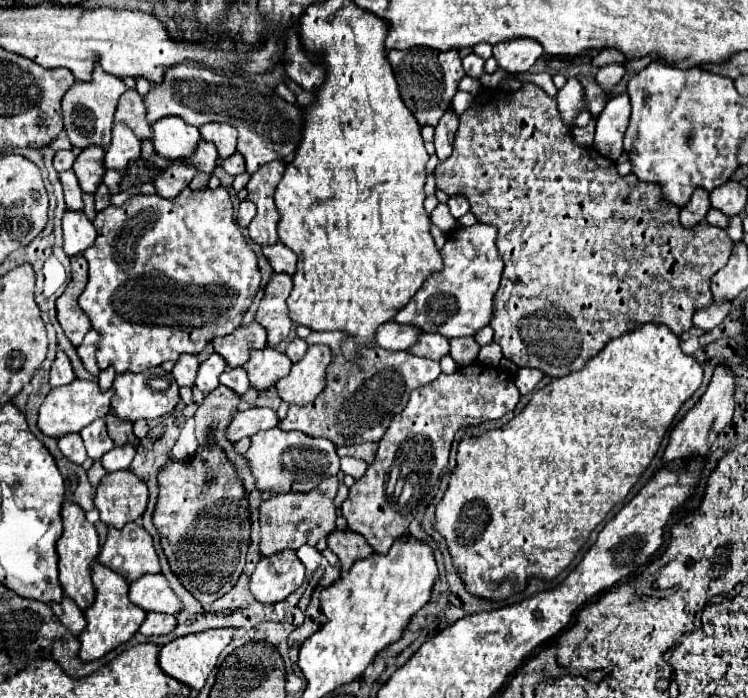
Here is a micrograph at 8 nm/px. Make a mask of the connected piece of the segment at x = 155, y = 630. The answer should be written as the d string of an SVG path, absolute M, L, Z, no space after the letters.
M148 612L146 620L140 626L140 634L142 636L160 636L160 634L168 634L172 628L176 626L176 618L168 616L168 614L156 614L156 612Z

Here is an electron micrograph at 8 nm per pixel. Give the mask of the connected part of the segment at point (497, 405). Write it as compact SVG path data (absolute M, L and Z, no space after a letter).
M482 362L460 366L456 372L440 374L434 382L412 390L406 408L396 418L392 418L386 434L378 442L376 460L368 466L366 474L354 482L348 498L342 504L342 516L346 518L348 528L362 534L368 540L368 544L374 548L374 552L386 554L394 538L404 536L408 532L408 524L414 520L420 500L428 492L432 492L434 486L438 484L442 470L448 466L448 454L456 430L472 424L480 424L484 420L500 418L506 412L512 412L518 400L520 400L520 392L514 386L512 374L504 368L492 368Z

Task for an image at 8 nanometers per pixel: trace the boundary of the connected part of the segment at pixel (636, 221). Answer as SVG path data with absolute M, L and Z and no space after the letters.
M524 82L516 92L502 92L500 90L484 90L480 92L470 108L460 116L460 128L456 132L454 144L452 144L452 154L442 160L436 170L436 188L446 192L448 196L452 194L462 194L470 202L472 214L478 218L482 224L492 224L498 228L498 254L504 260L504 272L502 272L502 282L500 288L494 296L494 316L490 320L490 326L494 330L494 342L500 344L504 356L512 360L516 366L528 366L528 368L540 368L546 376L550 378L560 378L568 372L580 370L596 352L600 352L606 342L614 336L624 334L632 326L640 322L660 322L672 328L678 336L692 326L692 314L708 302L710 294L710 278L728 262L728 254L732 252L732 240L728 234L718 228L710 226L706 220L698 222L692 228L684 228L678 220L678 206L672 202L664 200L664 194L660 186L640 182L634 174L618 174L616 164L604 158L596 148L588 146L578 146L572 140L570 128L562 122L558 108L556 108L556 98L550 98L540 86L534 82Z

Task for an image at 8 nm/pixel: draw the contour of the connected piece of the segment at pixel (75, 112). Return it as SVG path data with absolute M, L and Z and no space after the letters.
M96 62L96 66L94 66L90 82L74 82L70 86L70 90L62 98L62 116L64 116L64 130L66 130L72 146L76 146L80 150L86 146L92 146L92 144L106 148L106 144L110 142L114 110L116 110L118 98L122 96L124 90L126 90L124 82L120 78L104 72L100 62Z

